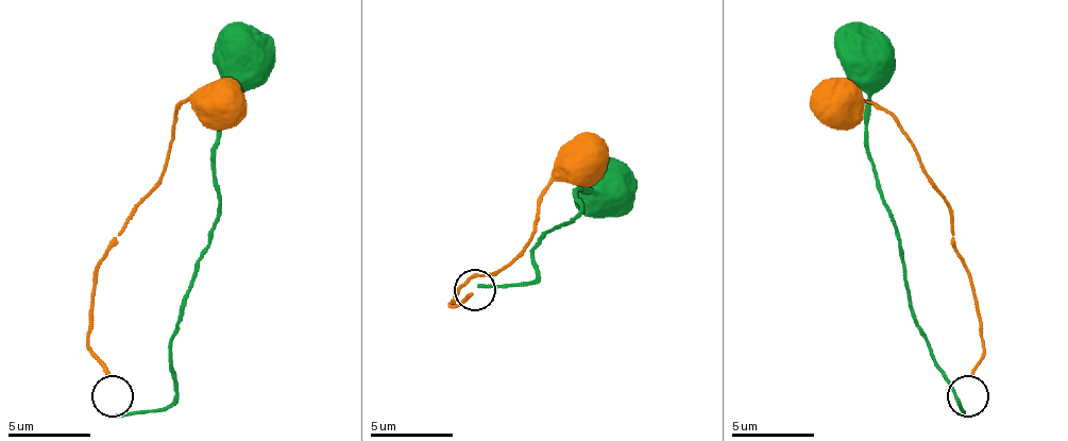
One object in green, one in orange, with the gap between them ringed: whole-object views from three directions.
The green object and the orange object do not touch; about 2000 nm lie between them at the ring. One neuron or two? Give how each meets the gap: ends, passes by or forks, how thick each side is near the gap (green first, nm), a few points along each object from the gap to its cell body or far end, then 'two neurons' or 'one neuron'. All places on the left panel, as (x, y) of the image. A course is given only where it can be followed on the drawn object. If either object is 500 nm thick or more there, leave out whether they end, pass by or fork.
green ends | orange ends | 180/180 nm | green via (115, 414), (164, 410), (176, 393), (172, 336), (218, 216), (218, 112), (231, 79), (247, 62) | orange via (111, 377), (89, 348), (89, 302), (111, 240), (164, 170), (176, 112), (189, 100), (218, 107), (242, 107) | two neurons

